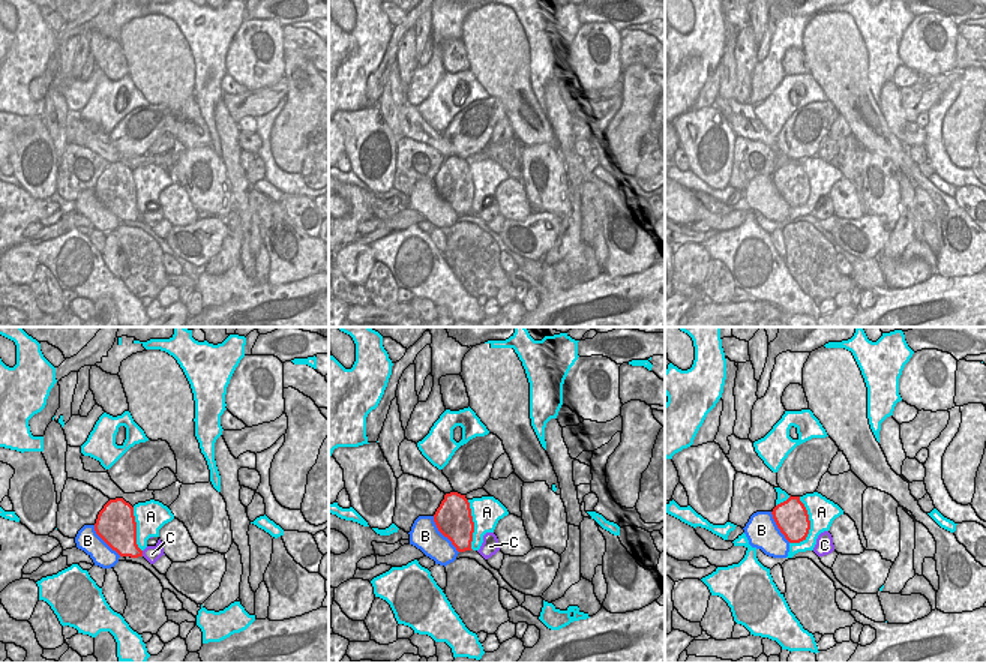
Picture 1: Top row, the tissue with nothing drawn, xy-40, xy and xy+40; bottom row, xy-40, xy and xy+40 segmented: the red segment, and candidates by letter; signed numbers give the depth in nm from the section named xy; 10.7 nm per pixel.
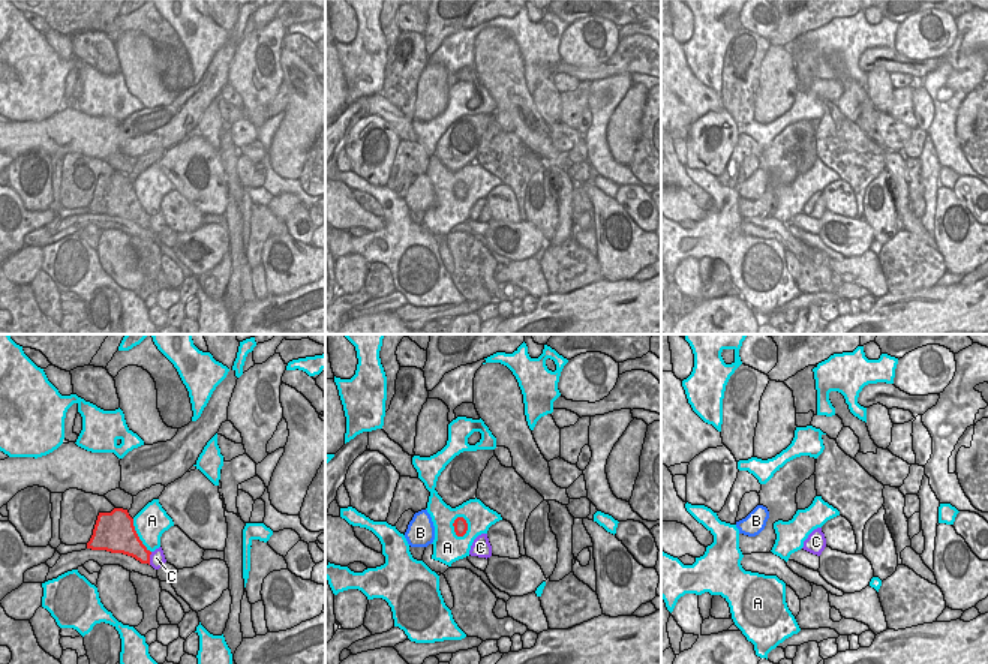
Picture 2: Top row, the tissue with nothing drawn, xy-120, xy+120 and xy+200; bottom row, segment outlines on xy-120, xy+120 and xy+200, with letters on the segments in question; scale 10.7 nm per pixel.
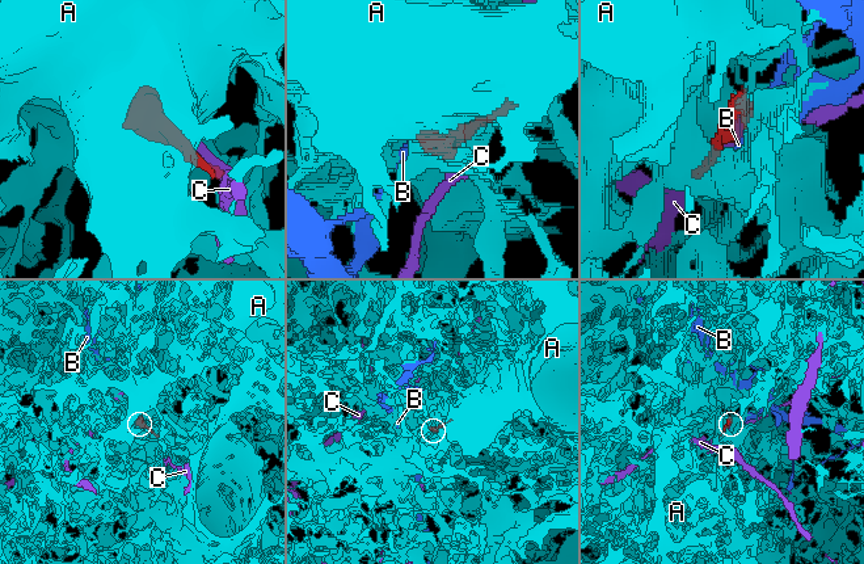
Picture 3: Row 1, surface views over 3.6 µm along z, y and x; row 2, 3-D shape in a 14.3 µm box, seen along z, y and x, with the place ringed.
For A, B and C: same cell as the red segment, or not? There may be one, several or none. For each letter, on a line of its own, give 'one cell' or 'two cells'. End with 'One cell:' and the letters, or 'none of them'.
A: two cells
B: two cells
C: two cells
One cell: none of them

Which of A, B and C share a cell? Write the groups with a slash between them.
A / B / C

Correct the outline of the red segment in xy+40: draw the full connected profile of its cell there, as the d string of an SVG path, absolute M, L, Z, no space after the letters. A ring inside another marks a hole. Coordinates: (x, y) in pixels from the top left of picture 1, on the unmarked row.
M789 159L786 165L773 172L771 178L777 192L789 207L806 204L810 194L810 184L800 160Z

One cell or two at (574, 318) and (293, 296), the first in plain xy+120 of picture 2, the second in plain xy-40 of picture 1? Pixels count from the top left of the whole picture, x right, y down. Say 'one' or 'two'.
one

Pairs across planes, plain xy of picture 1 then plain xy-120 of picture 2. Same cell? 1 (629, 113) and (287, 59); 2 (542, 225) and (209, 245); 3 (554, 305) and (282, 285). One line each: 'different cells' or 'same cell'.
1: same cell
2: same cell
3: different cells

